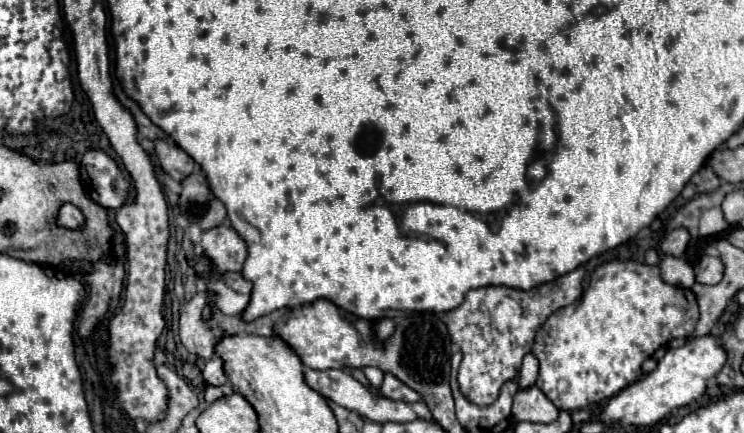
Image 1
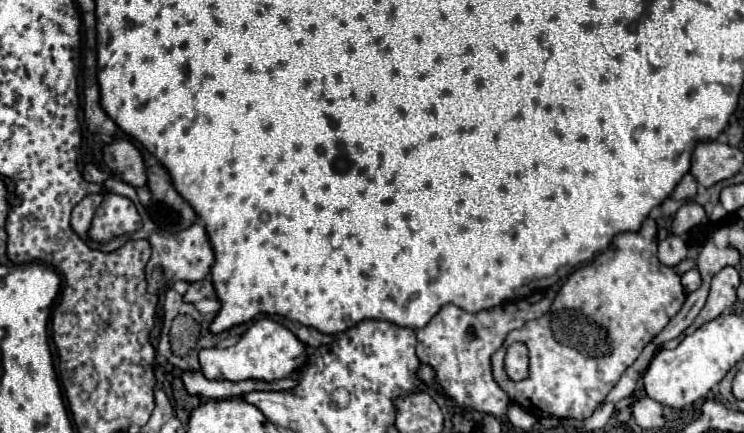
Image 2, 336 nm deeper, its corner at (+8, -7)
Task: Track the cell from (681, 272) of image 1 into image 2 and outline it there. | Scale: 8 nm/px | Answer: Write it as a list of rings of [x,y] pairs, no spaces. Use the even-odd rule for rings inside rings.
[[[668,236],[658,244],[658,260],[666,266],[676,266],[686,258],[686,244],[680,236]]]

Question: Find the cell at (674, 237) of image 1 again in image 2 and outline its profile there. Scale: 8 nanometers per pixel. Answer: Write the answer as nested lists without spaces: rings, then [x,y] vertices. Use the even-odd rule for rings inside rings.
[[[686,202],[674,216],[674,222],[672,222],[672,234],[686,234],[690,228],[698,226],[702,220],[706,218],[706,212],[700,204],[696,202]]]

